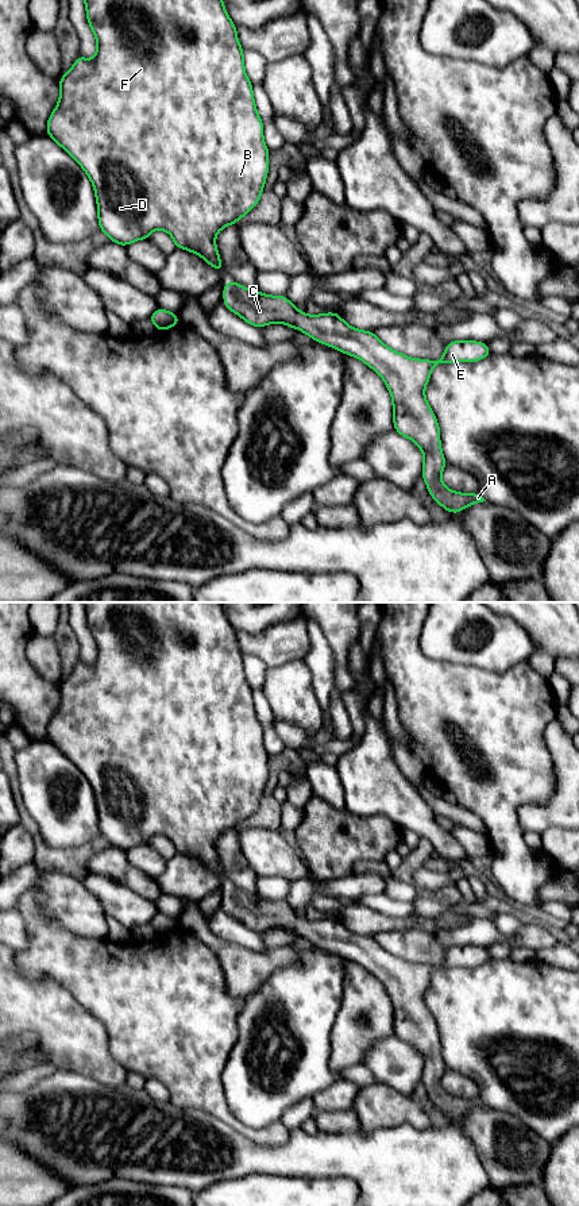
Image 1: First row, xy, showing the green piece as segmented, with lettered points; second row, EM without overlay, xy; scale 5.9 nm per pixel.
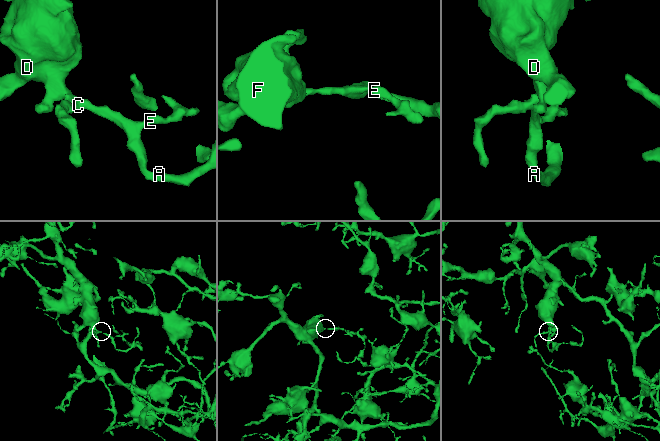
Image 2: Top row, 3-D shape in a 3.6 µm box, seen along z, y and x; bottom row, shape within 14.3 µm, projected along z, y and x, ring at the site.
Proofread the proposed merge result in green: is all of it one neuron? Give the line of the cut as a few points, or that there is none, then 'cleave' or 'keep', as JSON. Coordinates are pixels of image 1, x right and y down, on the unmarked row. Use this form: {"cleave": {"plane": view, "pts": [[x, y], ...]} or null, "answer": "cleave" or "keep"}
{"cleave": null, "answer": "keep"}

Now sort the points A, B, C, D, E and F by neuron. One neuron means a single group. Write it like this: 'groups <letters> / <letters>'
groups A B C D E F

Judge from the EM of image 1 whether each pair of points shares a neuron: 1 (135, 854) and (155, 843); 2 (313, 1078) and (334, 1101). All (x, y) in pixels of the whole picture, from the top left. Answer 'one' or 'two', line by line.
1: two
2: two

